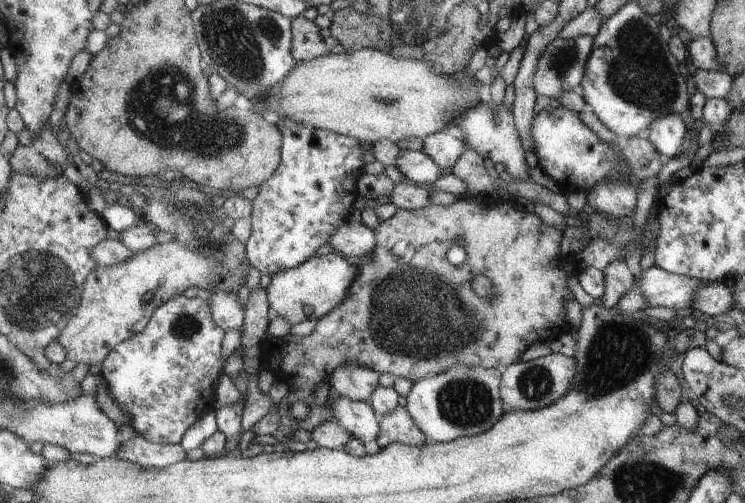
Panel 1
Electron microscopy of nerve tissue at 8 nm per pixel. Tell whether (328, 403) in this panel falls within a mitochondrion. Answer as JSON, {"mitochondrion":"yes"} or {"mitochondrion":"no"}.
{"mitochondrion":"no"}

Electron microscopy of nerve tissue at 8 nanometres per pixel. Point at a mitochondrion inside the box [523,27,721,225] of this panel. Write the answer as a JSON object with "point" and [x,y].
{"point":[561,63]}

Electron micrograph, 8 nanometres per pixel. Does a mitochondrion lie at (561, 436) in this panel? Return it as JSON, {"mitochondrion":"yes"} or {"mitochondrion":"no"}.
{"mitochondrion":"no"}

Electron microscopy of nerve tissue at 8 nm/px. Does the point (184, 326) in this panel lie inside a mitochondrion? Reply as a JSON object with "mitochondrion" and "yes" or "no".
{"mitochondrion":"yes"}

